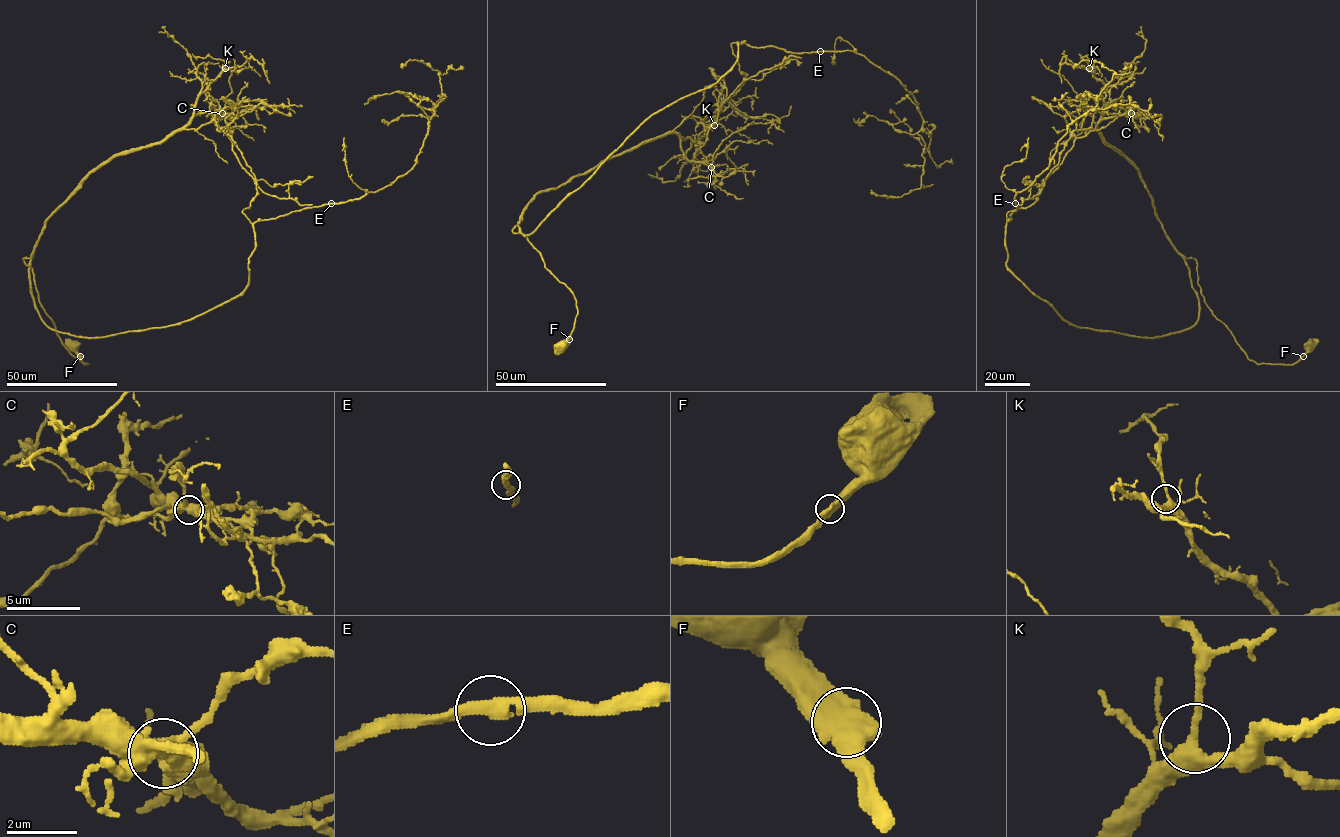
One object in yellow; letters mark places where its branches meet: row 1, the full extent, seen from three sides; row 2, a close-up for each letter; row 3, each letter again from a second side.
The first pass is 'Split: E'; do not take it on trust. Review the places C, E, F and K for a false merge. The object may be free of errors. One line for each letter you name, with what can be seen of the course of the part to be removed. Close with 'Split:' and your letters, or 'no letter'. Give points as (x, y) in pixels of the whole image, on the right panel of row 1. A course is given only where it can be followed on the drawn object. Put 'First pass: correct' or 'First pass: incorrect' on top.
First pass: incorrect
C: Course of the part to remove: (1131, 113), (1118, 115), (1104, 127), (1077, 138), (1039, 193), (1022, 204)
Split: C

